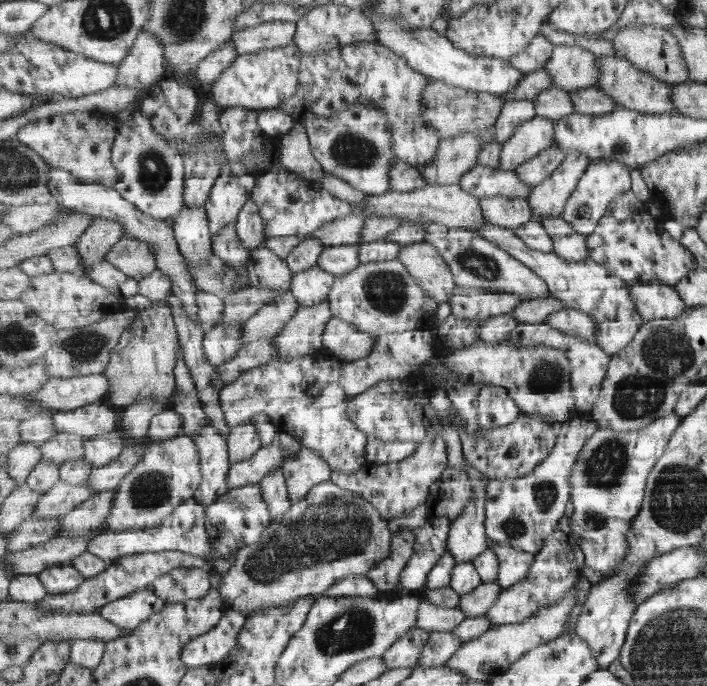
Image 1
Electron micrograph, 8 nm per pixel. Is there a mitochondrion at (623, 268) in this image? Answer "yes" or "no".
no

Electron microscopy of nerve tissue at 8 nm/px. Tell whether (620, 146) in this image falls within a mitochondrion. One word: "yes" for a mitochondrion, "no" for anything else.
yes

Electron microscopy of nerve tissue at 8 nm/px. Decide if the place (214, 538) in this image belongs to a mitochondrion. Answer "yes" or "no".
no

